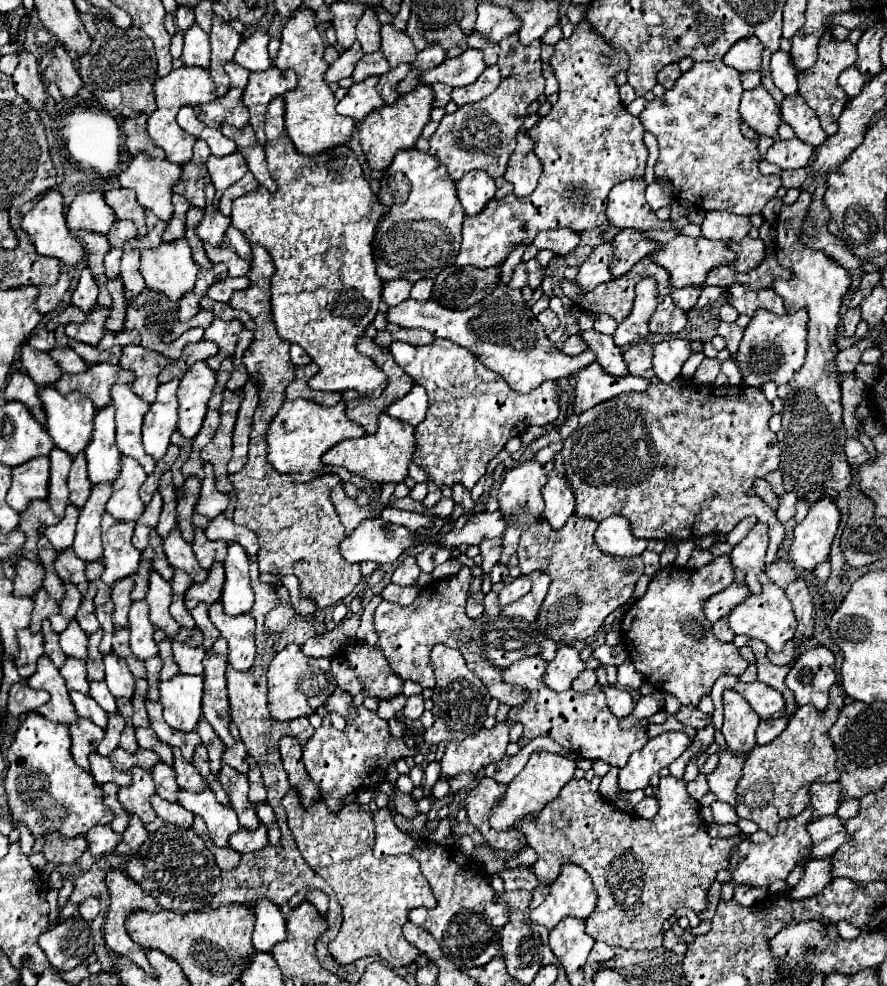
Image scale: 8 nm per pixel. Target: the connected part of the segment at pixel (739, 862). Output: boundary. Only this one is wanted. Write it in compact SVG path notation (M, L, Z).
M806 807L800 815L784 819L778 827L778 833L772 837L764 831L756 831L750 841L736 847L736 853L732 855L730 869L732 869L732 885L754 885L764 887L778 879L788 879L792 869L798 865L804 865L810 857L812 839L808 835L808 825L812 821L812 807Z

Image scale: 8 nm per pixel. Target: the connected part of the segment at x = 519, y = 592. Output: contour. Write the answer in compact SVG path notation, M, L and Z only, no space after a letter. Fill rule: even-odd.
M520 575L518 579L514 579L510 585L504 585L504 589L500 591L500 607L518 601L522 595L526 595L532 589L532 581L526 575Z

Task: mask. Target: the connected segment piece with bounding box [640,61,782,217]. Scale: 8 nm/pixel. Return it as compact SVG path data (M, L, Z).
M722 61L694 63L688 73L682 73L674 89L646 105L640 113L640 123L654 133L660 145L660 157L654 167L656 179L672 181L678 199L698 203L704 211L726 209L750 217L760 215L764 205L776 197L782 179L758 171L762 159L758 141L750 141L740 133L738 103L742 91L736 69L728 69Z

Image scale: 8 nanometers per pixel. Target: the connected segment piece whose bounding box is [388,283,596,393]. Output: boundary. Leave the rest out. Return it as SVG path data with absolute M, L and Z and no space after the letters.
M500 283L494 293L490 293L466 311L446 309L436 301L408 299L404 301L404 305L388 309L388 323L396 323L400 327L422 327L434 337L442 337L460 347L466 347L488 369L500 373L510 383L510 387L520 393L528 393L548 379L558 381L570 377L572 373L578 373L596 361L596 355L590 349L576 357L564 355L560 349L556 349L546 337L522 291L512 289L504 283Z

